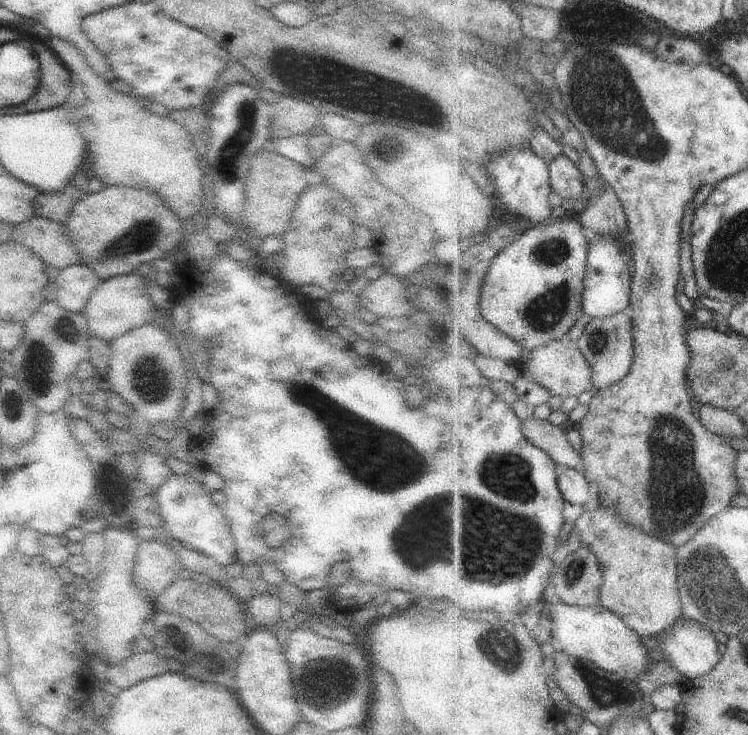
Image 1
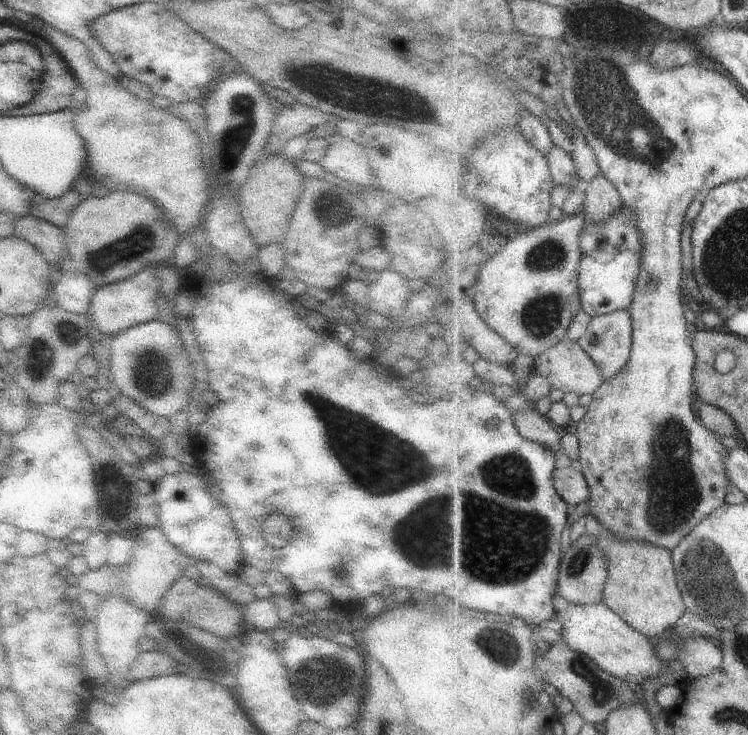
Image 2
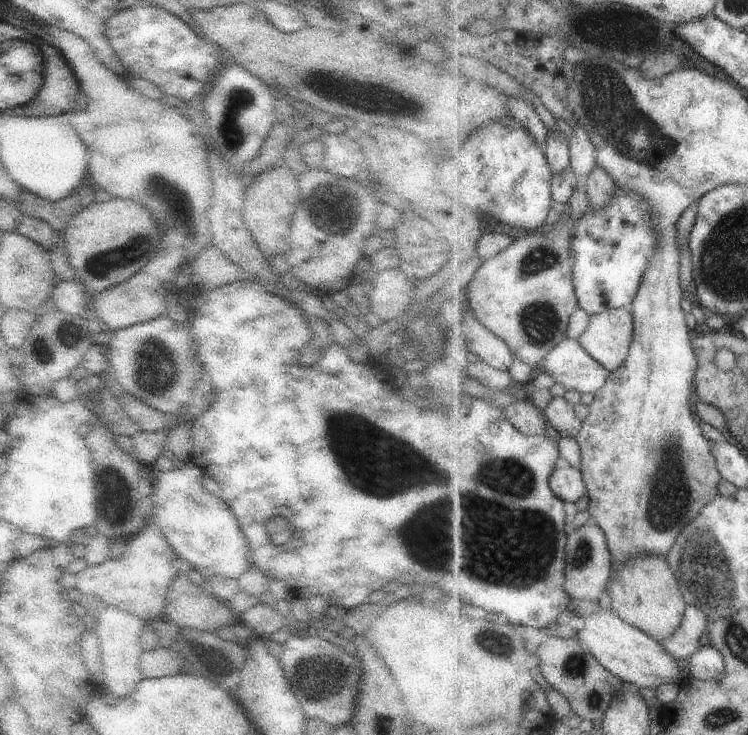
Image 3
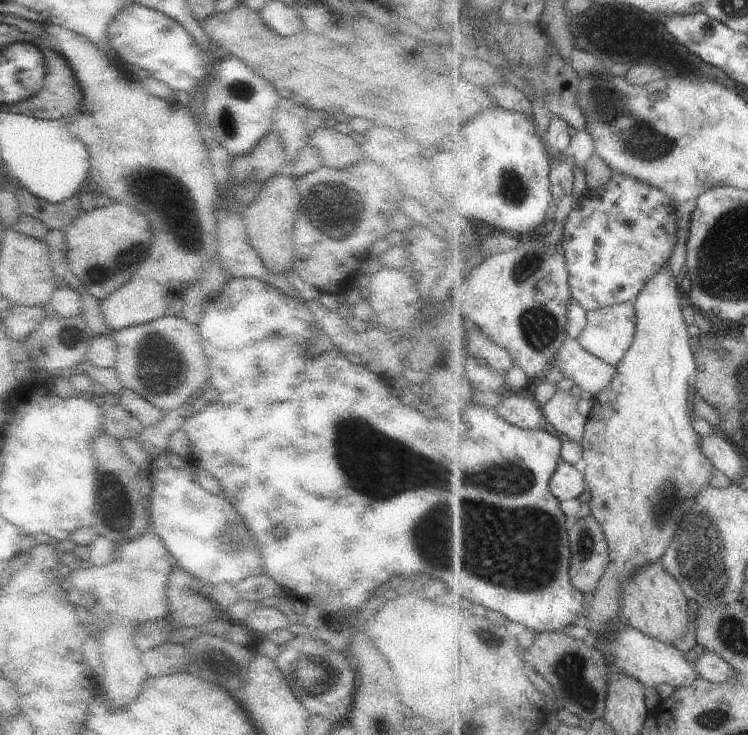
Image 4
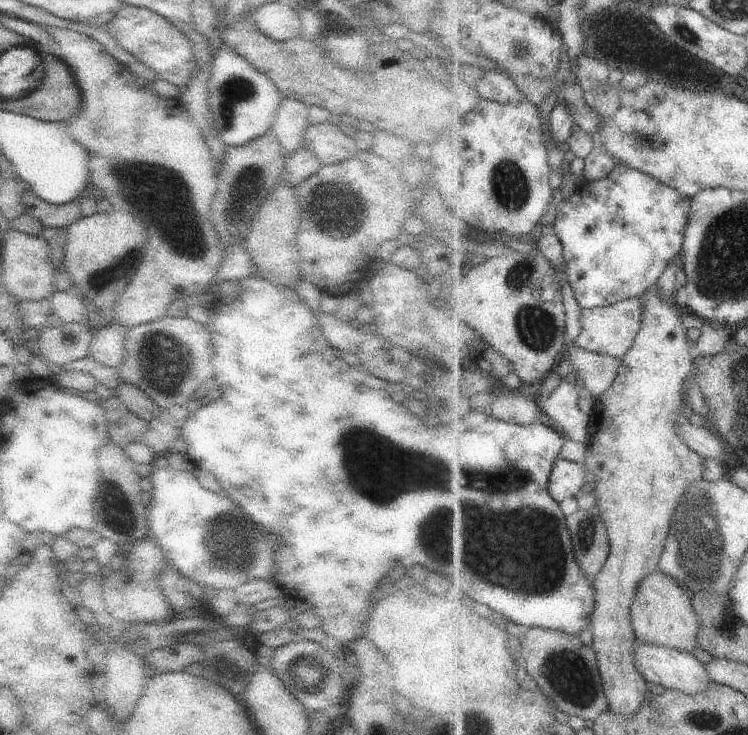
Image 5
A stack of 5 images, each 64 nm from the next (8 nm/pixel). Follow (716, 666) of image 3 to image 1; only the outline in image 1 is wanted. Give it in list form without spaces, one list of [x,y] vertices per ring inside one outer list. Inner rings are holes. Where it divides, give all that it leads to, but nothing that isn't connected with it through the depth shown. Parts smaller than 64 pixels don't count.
[[[684,620],[674,622],[658,635],[660,642],[655,649],[663,652],[665,655],[663,661],[669,661],[675,670],[689,678],[689,682],[692,683],[696,678],[707,674],[719,665],[723,655],[719,654],[717,638],[708,627],[703,626],[699,621],[682,621]]]

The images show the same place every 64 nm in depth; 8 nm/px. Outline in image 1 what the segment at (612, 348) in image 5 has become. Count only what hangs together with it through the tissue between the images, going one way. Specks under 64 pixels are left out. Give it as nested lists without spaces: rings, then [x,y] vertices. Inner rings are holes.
[[[621,311],[608,317],[592,318],[576,343],[593,367],[596,390],[620,381],[631,370],[636,354],[634,324],[630,312]]]

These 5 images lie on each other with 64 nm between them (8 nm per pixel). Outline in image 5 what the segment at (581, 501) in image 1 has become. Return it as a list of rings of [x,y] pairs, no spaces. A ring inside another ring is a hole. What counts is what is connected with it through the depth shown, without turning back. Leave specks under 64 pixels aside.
[[[558,458],[553,465],[552,476],[548,484],[554,499],[563,502],[565,498],[577,498],[588,480],[589,470],[585,462]]]

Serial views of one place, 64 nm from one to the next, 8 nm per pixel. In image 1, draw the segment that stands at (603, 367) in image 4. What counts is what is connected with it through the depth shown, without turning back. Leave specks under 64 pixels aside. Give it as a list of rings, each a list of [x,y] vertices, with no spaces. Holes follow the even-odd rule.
[[[565,335],[559,340],[532,350],[530,357],[530,360],[521,365],[521,374],[529,380],[543,383],[552,394],[559,394],[564,398],[571,395],[577,397],[587,390],[595,392],[593,367],[576,341],[571,340],[569,336]]]

